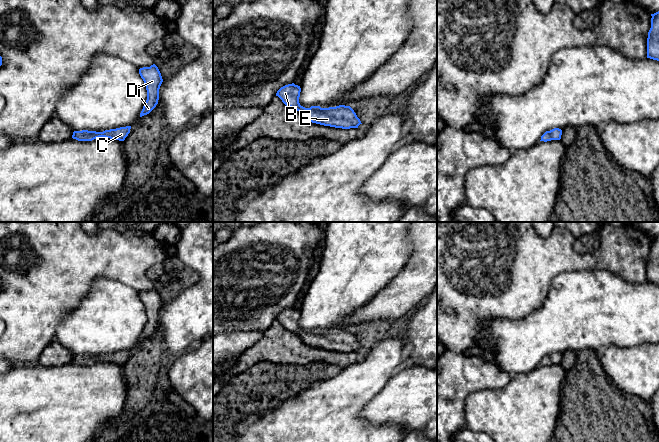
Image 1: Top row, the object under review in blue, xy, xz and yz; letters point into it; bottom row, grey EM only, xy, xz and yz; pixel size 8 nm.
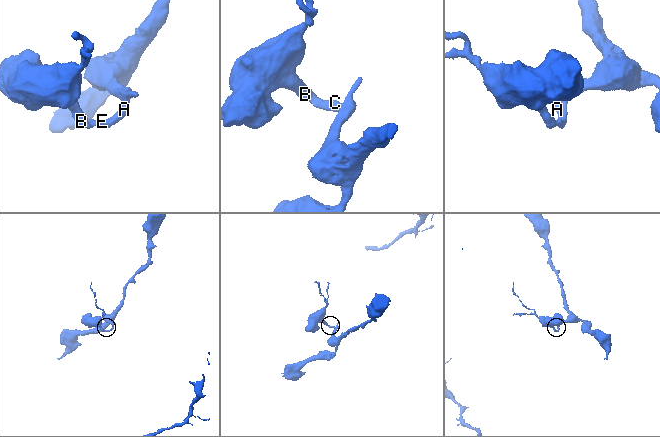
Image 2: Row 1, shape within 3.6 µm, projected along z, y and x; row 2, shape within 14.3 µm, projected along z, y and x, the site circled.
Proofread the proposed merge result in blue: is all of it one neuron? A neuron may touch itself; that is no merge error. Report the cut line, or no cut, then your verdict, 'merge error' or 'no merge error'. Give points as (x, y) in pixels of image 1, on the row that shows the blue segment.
no cut; no merge error

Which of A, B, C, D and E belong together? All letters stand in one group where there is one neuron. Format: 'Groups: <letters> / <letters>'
Groups: A B C D E

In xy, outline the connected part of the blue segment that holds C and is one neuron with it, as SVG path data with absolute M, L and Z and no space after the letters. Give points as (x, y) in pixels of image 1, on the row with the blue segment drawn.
M131 126L105 130L103 132L88 131L88 130L74 131L72 138L78 141L92 141L99 137L105 137L119 141L124 141L125 138L130 133L130 129Z

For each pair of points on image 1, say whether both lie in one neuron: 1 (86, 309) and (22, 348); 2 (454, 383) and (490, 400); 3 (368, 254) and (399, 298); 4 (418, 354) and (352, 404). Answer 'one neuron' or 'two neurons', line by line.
1: two neurons
2: two neurons
3: two neurons
4: two neurons

